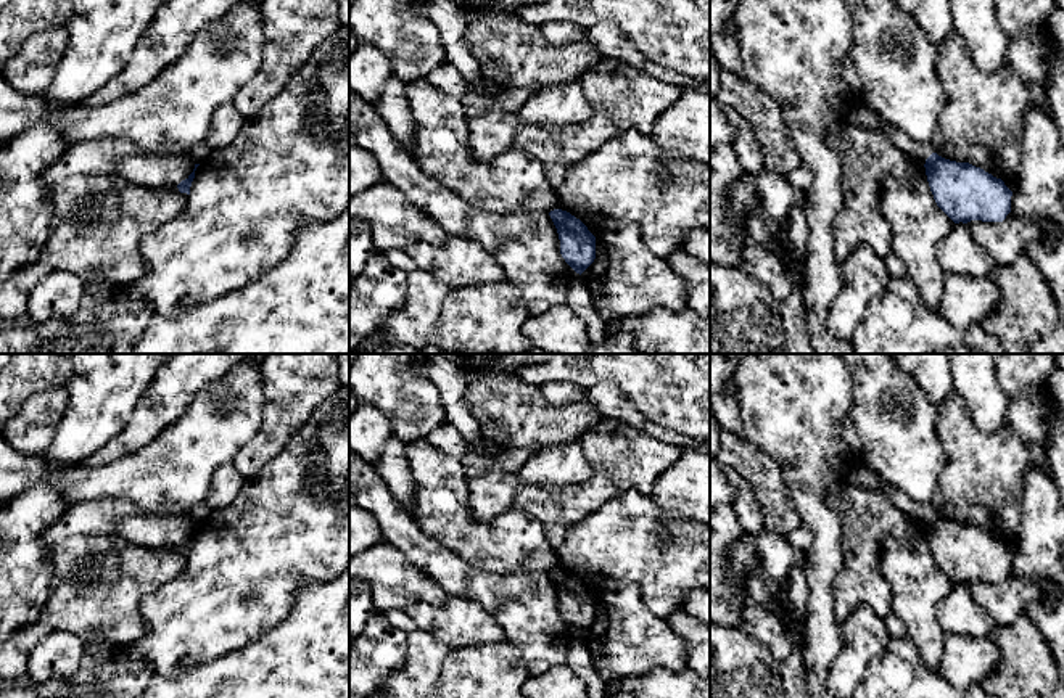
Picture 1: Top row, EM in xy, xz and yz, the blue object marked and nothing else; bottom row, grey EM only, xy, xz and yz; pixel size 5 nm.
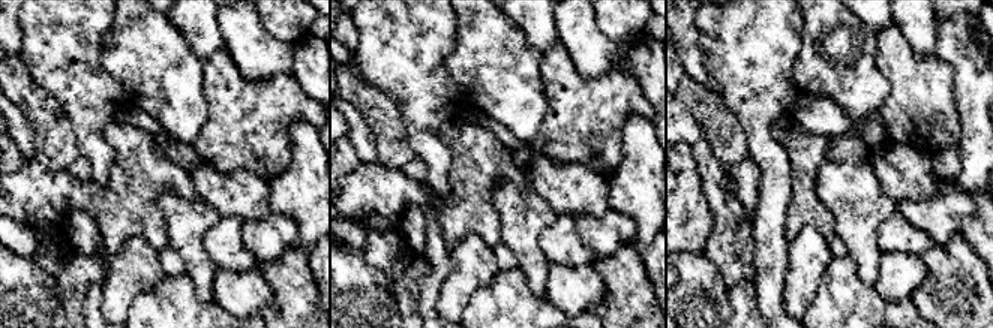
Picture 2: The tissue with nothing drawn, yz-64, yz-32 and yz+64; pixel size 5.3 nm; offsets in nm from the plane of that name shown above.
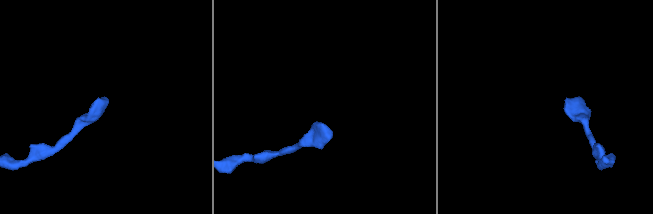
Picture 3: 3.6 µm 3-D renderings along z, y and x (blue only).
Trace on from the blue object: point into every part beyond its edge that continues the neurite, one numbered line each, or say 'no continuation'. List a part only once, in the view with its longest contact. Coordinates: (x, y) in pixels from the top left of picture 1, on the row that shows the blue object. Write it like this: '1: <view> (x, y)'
1: yz (921, 151)

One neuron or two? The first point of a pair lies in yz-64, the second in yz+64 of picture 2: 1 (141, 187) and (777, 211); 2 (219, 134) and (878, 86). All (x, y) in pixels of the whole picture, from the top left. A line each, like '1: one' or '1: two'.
1: two
2: two

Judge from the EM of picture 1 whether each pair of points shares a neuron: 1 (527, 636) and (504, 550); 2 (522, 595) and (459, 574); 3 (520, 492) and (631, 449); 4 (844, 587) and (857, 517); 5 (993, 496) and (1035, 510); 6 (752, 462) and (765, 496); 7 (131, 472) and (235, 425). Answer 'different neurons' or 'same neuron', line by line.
1: different neurons
2: same neuron
3: same neuron
4: same neuron
5: different neurons
6: same neuron
7: same neuron

